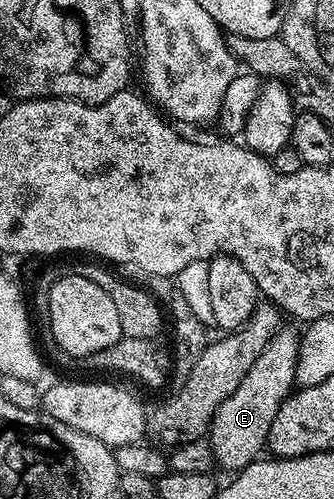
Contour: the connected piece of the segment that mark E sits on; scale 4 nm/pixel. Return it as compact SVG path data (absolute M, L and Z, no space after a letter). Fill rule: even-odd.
M287 326L276 331L266 342L265 349L258 358L255 358L254 364L250 366L234 394L226 398L213 414L206 439L213 461L219 467L221 464L228 474L235 474L248 464L253 464L265 451L270 426L274 426L274 418L282 402L294 391L300 337L299 331L295 332Z

